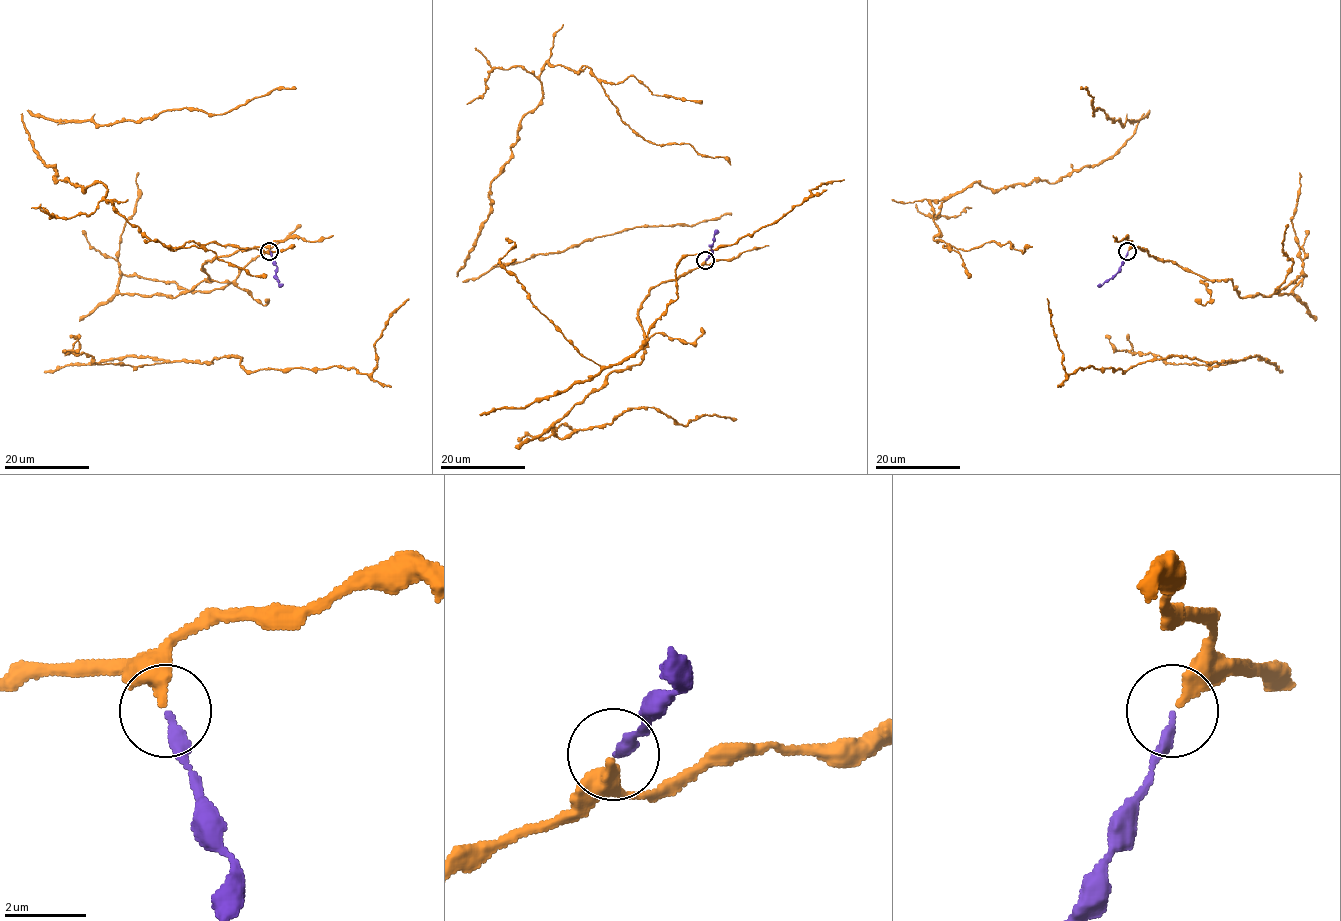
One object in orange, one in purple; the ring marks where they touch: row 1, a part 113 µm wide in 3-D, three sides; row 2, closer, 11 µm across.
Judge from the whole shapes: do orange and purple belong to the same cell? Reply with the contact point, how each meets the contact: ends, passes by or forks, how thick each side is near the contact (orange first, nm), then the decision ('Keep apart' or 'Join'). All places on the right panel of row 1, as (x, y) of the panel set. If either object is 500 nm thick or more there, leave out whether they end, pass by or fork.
Place: (1127, 251). At the ring orange ends. At the ring purple ends. Thickness 320 nm (orange) against 240 nm. Join

